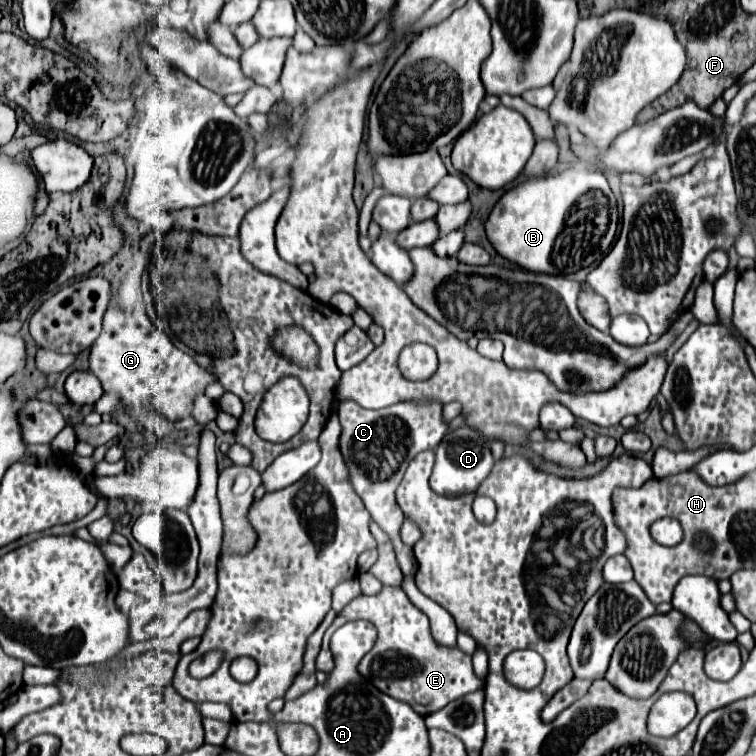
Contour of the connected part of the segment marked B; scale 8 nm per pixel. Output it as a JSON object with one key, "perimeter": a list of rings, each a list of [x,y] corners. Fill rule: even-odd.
{"perimeter":[[[566,169],[554,175],[528,179],[508,189],[498,199],[486,221],[486,235],[502,257],[524,269],[550,275],[570,275],[588,267],[594,259],[600,261],[608,253],[616,235],[616,225],[616,197],[606,177],[588,169]],[[610,223],[612,239],[606,239],[604,235],[610,231]]]}

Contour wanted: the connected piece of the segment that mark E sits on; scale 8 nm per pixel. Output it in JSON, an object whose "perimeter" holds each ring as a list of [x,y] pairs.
{"perimeter":[[[382,589],[378,595],[360,595],[352,603],[348,603],[324,633],[322,649],[316,657],[316,669],[324,673],[332,671],[330,637],[338,627],[354,619],[370,621],[378,629],[378,641],[374,649],[368,651],[368,657],[364,657],[358,665],[360,673],[380,691],[412,705],[418,715],[426,717],[466,693],[484,689],[484,679],[474,675],[472,657],[458,647],[438,645],[430,633],[428,617],[408,599],[402,589]]]}

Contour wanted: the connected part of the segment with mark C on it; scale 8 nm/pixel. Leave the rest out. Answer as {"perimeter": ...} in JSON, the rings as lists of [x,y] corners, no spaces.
{"perimeter":[[[340,401],[338,419],[342,425],[340,433],[340,453],[348,467],[348,477],[352,489],[362,499],[364,507],[370,511],[372,519],[392,535],[396,558],[402,573],[414,575],[417,569],[413,549],[400,541],[400,525],[404,521],[402,509],[396,505],[394,491],[408,467],[408,461],[424,449],[436,449],[448,431],[448,423],[442,417],[442,403],[396,403],[382,411],[366,411],[352,401]]]}

